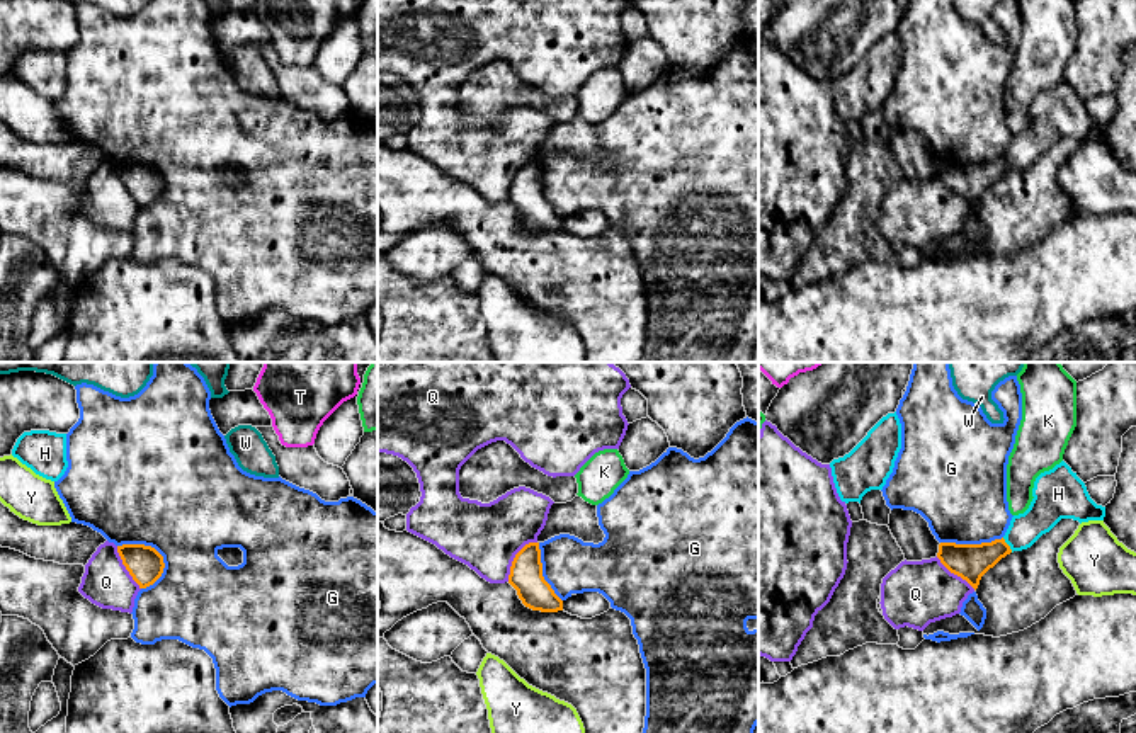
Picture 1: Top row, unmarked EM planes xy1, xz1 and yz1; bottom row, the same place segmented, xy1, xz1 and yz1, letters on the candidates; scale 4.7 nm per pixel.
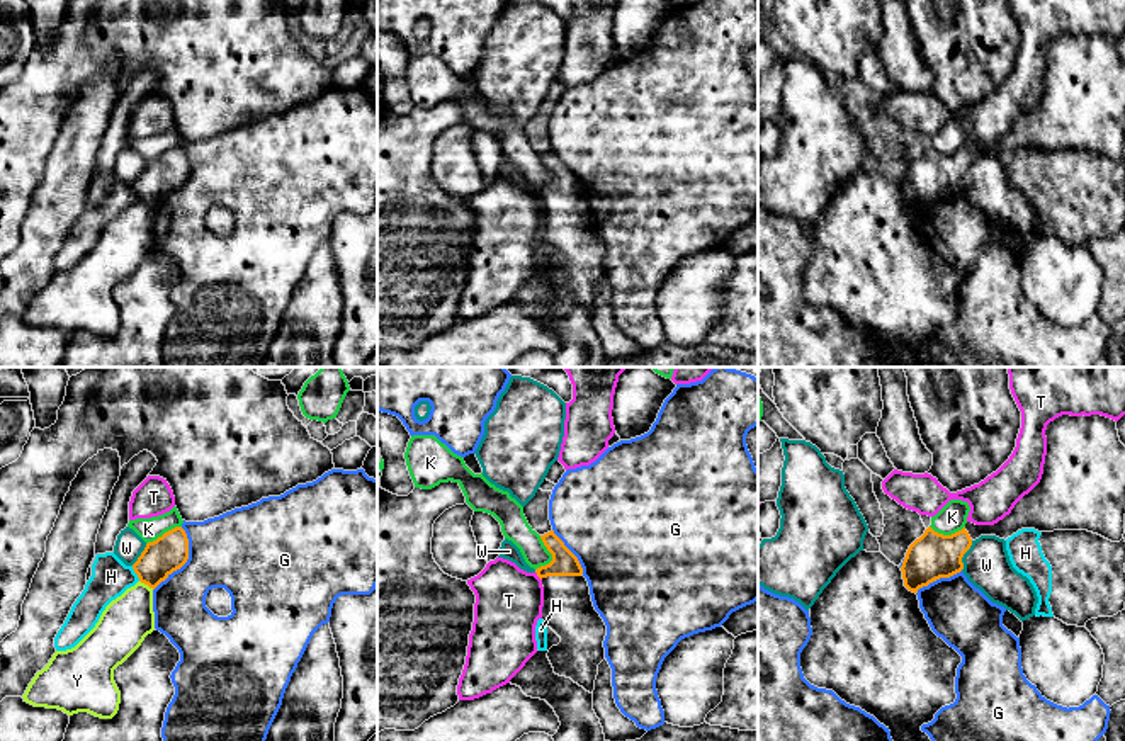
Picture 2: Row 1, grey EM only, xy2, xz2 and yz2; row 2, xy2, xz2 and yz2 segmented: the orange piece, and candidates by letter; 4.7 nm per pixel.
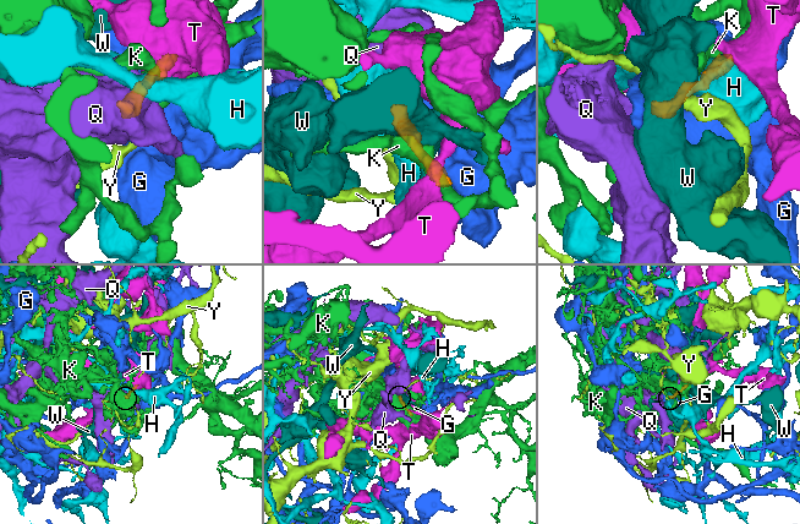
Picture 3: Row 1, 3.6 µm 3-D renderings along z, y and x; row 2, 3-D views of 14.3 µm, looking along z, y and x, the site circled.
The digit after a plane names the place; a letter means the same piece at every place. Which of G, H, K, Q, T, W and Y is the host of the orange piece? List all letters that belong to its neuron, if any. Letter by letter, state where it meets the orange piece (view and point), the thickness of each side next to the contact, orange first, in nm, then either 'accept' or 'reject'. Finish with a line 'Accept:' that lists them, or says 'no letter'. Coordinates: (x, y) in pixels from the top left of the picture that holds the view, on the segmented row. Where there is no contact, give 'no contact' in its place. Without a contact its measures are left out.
G: contact xy1 (150, 546); calibres 170 and 500 nm; reject
H: contact yz1 (1007, 545); calibres 170 and 160 nm; reject
K: contact xz2 (553, 556); calibres 120 and 130 nm; reject
Q: contact xz1 (514, 558); calibres 160 and 320 nm; reject
T: contact xz2 (537, 575); calibres 120 and 320 nm; reject
W: contact yz2 (962, 556); calibres 220 and 220 nm; reject
Y: contact xy2 (146, 583); calibres 180 and 240 nm; reject
Accept: no letter

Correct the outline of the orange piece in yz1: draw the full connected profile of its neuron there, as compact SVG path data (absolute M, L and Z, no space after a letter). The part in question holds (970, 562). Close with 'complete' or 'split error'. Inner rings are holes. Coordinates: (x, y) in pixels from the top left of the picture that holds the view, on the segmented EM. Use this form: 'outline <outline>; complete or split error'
outline M1002 537L981 544L940 543L937 558L976 590L981 577L1010 553L1010 546Z; complete

